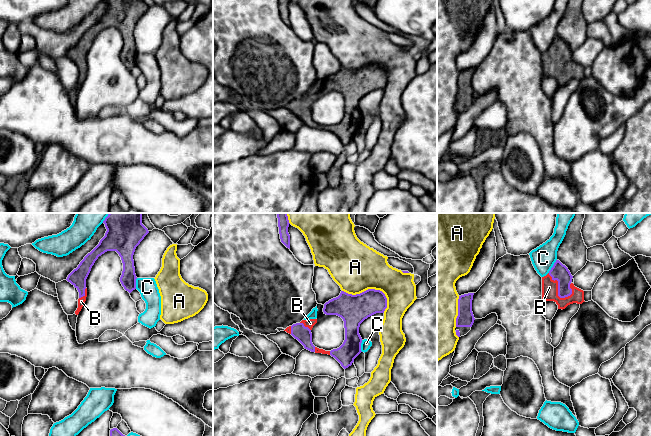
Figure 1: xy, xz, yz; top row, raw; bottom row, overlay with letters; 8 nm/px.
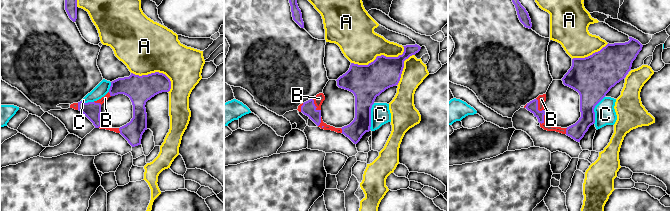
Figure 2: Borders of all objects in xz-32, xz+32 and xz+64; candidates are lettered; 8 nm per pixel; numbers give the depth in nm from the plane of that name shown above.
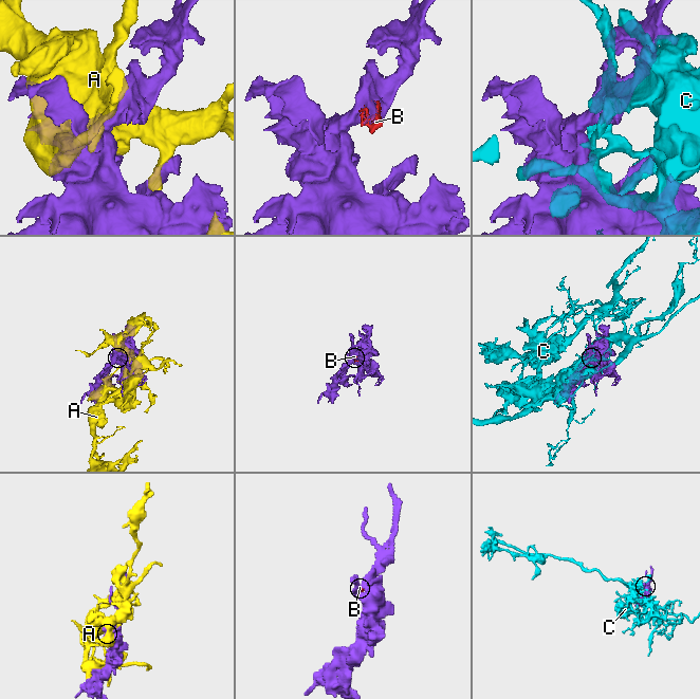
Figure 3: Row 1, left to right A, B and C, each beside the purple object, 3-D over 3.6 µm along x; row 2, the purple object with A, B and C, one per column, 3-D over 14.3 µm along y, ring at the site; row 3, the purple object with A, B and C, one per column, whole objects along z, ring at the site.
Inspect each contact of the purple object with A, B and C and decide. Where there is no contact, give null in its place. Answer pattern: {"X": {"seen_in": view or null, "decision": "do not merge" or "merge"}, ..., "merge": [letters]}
{"A": {"seen_in": "xz", "decision": "do not merge"}, "B": {"seen_in": "yz", "decision": "merge"}, "C": {"seen_in": "yz", "decision": "do not merge"}, "merge": ["B"]}

